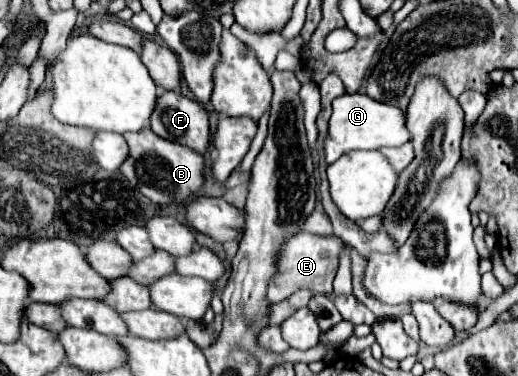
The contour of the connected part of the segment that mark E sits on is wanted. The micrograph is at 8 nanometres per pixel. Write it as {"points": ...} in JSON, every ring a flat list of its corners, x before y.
{"points":[[299,231,291,239,285,241,279,263,277,275,269,285,269,301,279,303,291,297,299,289,311,289,315,293,331,293,333,291,333,277,339,267,339,257,345,249,345,243,335,235,315,235,309,231]]}

